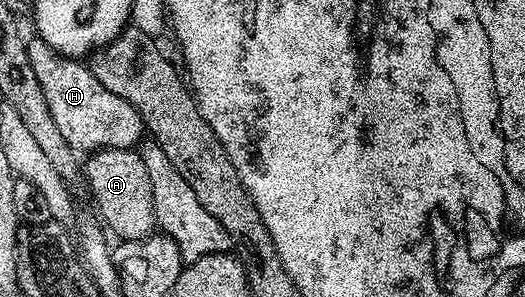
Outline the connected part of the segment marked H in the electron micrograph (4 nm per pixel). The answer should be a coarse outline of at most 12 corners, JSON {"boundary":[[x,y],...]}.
{"boundary":[[27,41],[55,125],[72,149],[132,148],[138,110],[91,67]]}

